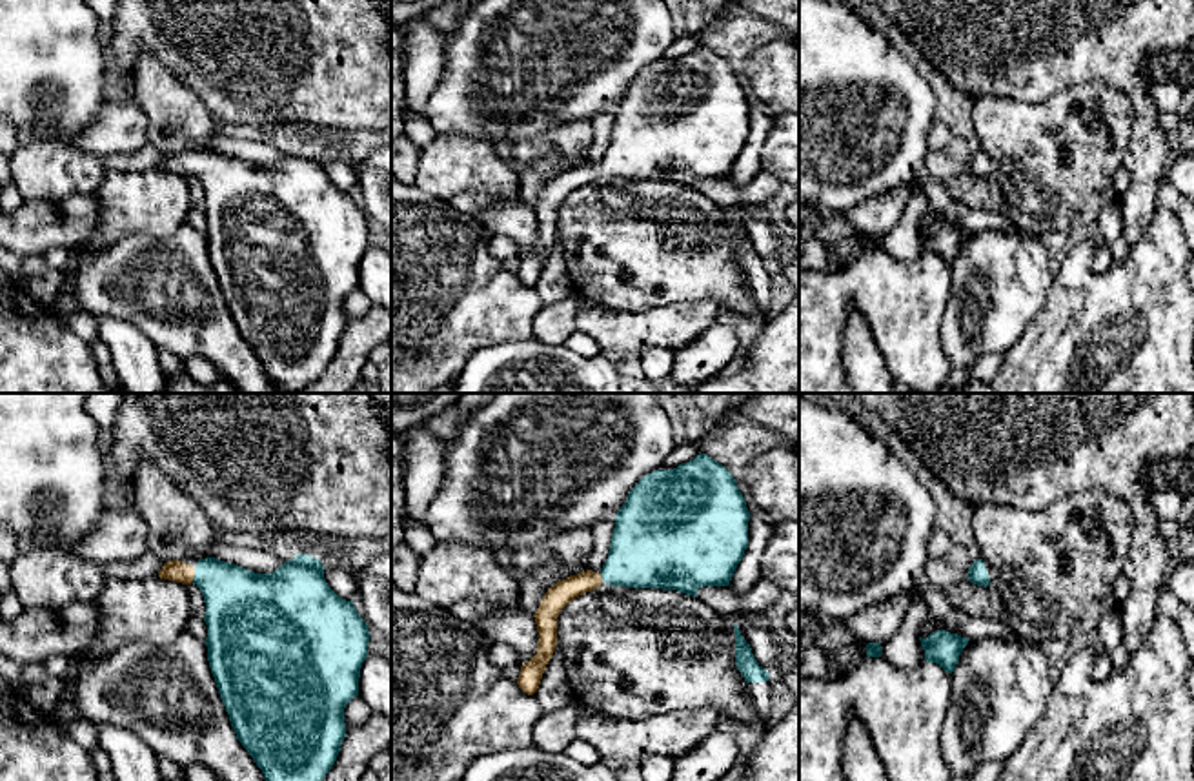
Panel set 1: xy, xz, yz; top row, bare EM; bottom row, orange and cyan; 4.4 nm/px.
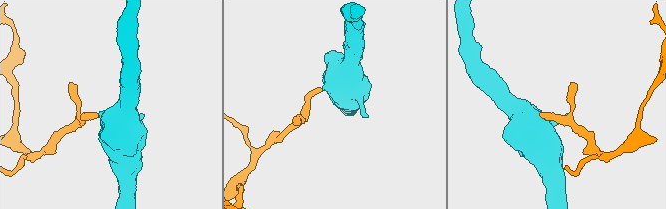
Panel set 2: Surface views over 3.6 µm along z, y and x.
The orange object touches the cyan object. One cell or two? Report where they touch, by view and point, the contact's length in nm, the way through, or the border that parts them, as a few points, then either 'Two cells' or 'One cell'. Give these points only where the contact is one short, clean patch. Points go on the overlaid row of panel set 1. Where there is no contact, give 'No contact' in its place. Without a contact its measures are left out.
Touches orange at xy (193, 576). Shared border 70 nm. Path across: xy (175, 570), (193, 576), (210, 576), (241, 607). One cell

